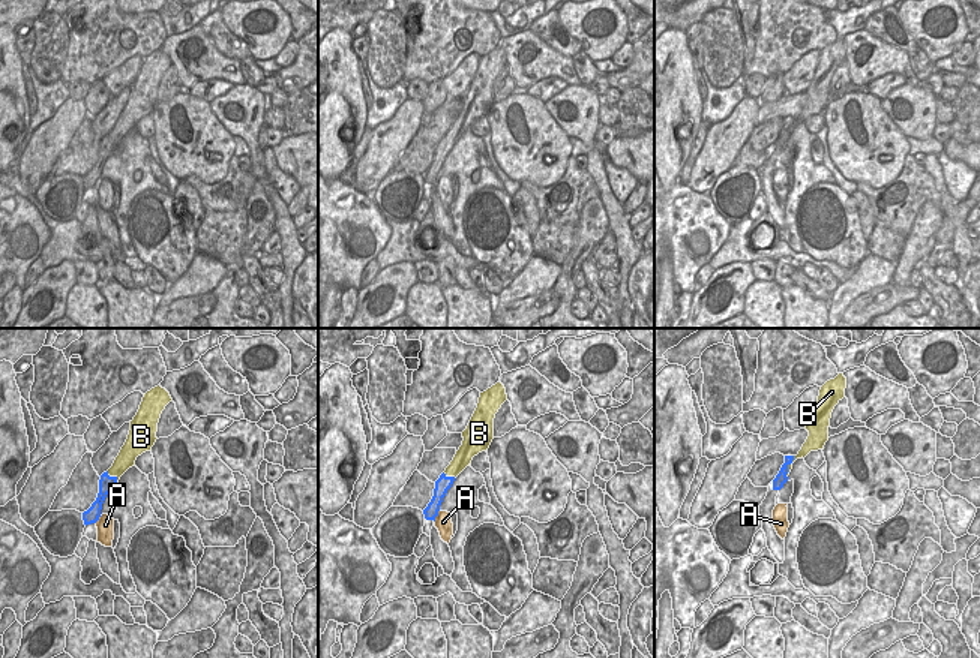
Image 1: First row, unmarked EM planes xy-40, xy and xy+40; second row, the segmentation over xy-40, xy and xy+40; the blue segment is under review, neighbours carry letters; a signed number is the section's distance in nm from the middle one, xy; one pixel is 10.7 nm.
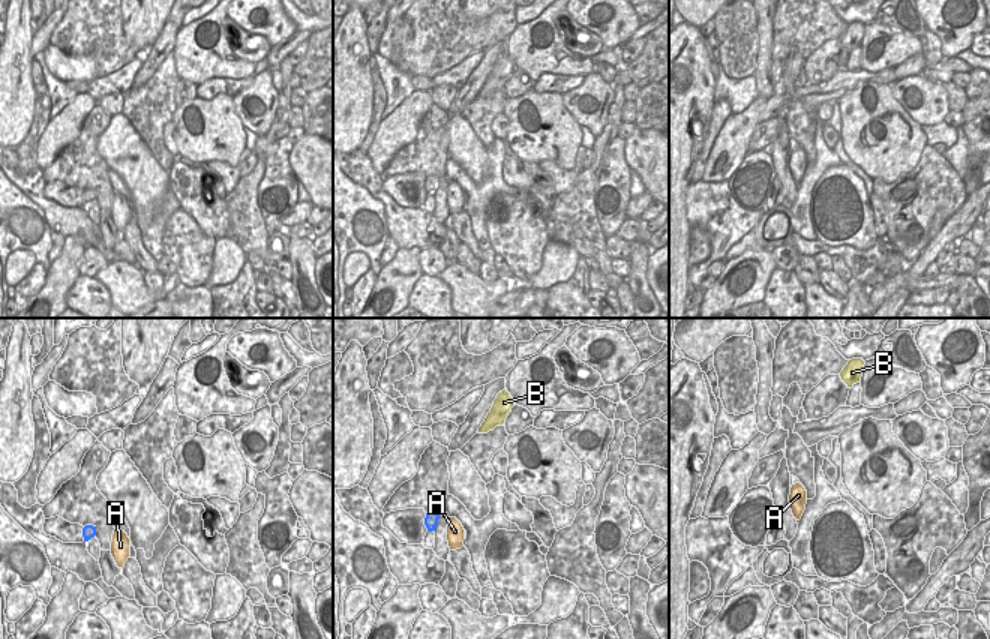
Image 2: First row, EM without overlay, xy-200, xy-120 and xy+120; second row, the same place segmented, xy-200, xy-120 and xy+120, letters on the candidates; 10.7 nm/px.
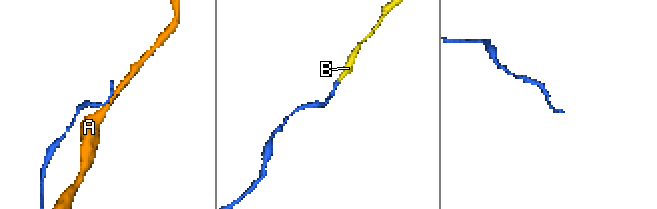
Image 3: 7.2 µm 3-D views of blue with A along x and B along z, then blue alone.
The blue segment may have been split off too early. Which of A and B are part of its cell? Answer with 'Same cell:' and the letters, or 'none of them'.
Same cell: B

